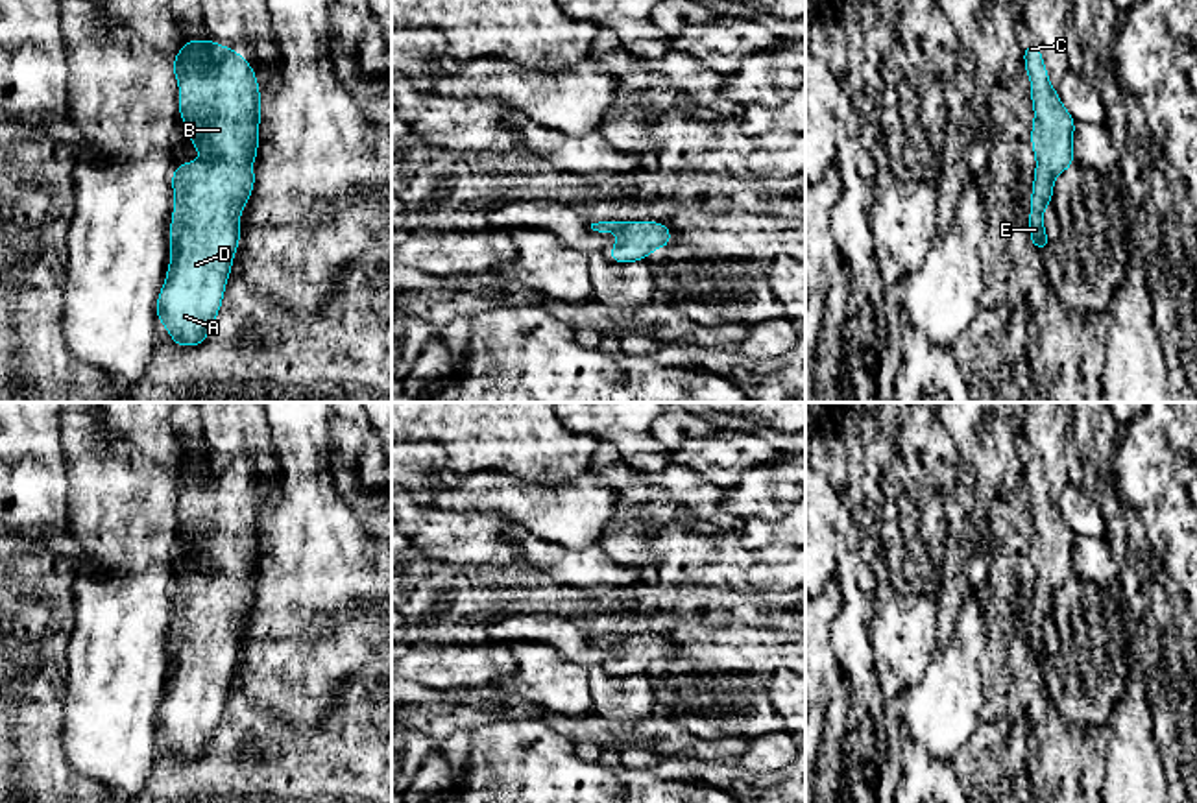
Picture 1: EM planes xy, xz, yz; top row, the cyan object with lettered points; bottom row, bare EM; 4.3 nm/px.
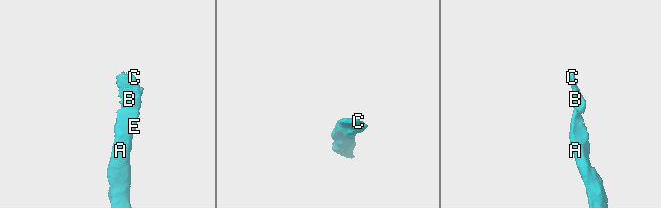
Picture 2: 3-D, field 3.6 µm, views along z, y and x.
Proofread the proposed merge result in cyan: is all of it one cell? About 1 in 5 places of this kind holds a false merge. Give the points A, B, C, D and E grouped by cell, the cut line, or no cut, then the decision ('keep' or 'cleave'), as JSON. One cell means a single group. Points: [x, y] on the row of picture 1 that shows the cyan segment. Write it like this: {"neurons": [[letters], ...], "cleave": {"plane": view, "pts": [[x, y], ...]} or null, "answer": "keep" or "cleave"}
{"neurons": [["A", "B", "C", "D", "E"]], "cleave": null, "answer": "keep"}

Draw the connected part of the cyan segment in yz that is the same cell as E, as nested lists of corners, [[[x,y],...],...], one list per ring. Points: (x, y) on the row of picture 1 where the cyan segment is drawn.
[[[1029,41],[1022,54],[1031,79],[1031,103],[1034,107],[1031,148],[1038,162],[1033,174],[1029,240],[1042,253],[1053,246],[1044,229],[1044,209],[1053,201],[1055,175],[1068,172],[1075,162],[1073,133],[1077,122],[1062,105],[1058,90],[1049,85],[1049,70],[1042,63],[1038,42]]]

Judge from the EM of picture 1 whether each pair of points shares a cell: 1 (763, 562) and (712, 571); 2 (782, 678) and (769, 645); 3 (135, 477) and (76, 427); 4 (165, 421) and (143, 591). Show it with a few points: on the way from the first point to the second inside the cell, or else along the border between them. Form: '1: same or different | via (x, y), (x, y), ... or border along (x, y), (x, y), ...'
1: same | via (750, 567), (725, 567)
2: different | border along (785, 667), (776, 671)
3: same | via (117, 477), (111, 477), (80, 445)
4: same | via (137, 464), (137, 549)

